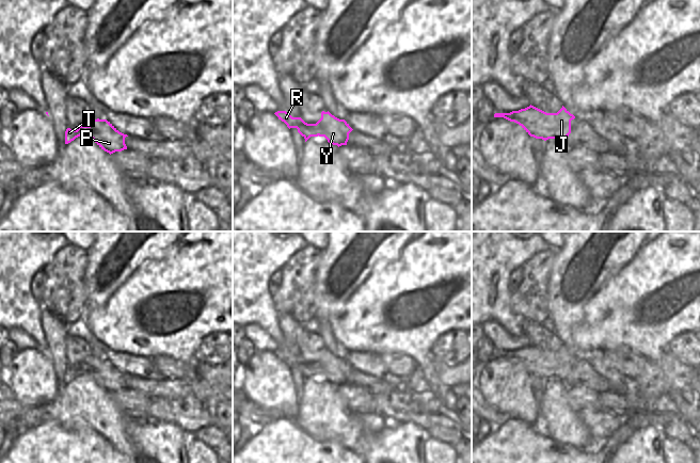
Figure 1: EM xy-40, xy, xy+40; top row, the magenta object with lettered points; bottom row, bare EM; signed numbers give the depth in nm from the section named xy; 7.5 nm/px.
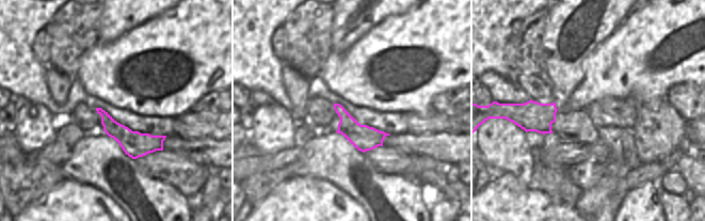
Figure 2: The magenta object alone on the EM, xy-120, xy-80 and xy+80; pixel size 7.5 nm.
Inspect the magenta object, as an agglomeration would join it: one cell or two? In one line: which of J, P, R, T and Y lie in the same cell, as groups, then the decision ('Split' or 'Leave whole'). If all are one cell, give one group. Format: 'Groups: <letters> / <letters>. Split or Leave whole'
Groups: J P R T Y. Leave whole

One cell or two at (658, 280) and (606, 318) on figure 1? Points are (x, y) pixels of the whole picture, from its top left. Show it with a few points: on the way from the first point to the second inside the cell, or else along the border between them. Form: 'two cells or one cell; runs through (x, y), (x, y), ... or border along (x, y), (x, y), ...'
one cell; runs through (646, 292), (625, 313), (619, 315)

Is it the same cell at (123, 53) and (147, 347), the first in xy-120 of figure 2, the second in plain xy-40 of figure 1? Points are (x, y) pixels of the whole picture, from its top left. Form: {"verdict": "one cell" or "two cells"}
{"verdict": "one cell"}

